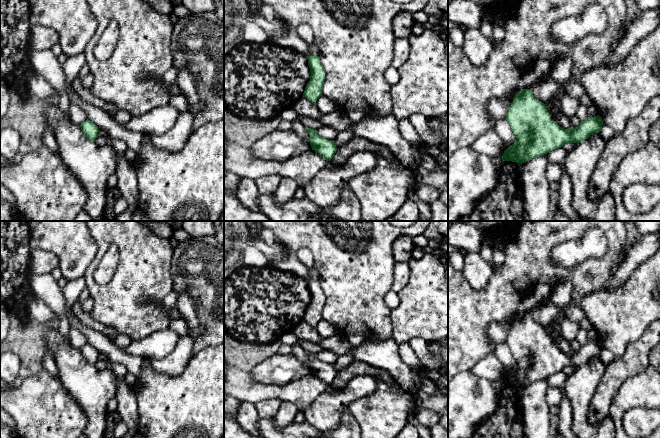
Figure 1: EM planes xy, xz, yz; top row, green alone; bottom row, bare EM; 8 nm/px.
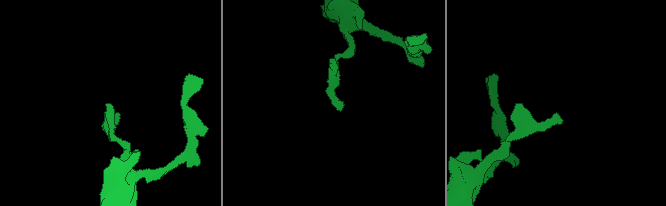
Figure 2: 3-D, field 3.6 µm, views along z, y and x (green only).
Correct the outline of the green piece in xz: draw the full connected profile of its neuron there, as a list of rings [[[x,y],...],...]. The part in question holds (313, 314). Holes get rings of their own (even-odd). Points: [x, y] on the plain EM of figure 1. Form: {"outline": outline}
{"outline": [[[308,280],[308,289],[310,292],[310,305],[307,307],[303,321],[309,323],[314,329],[322,320],[322,310],[325,305],[325,293],[319,280]]]}

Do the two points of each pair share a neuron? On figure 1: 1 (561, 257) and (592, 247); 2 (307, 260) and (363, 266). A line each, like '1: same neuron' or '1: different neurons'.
1: same neuron
2: different neurons

